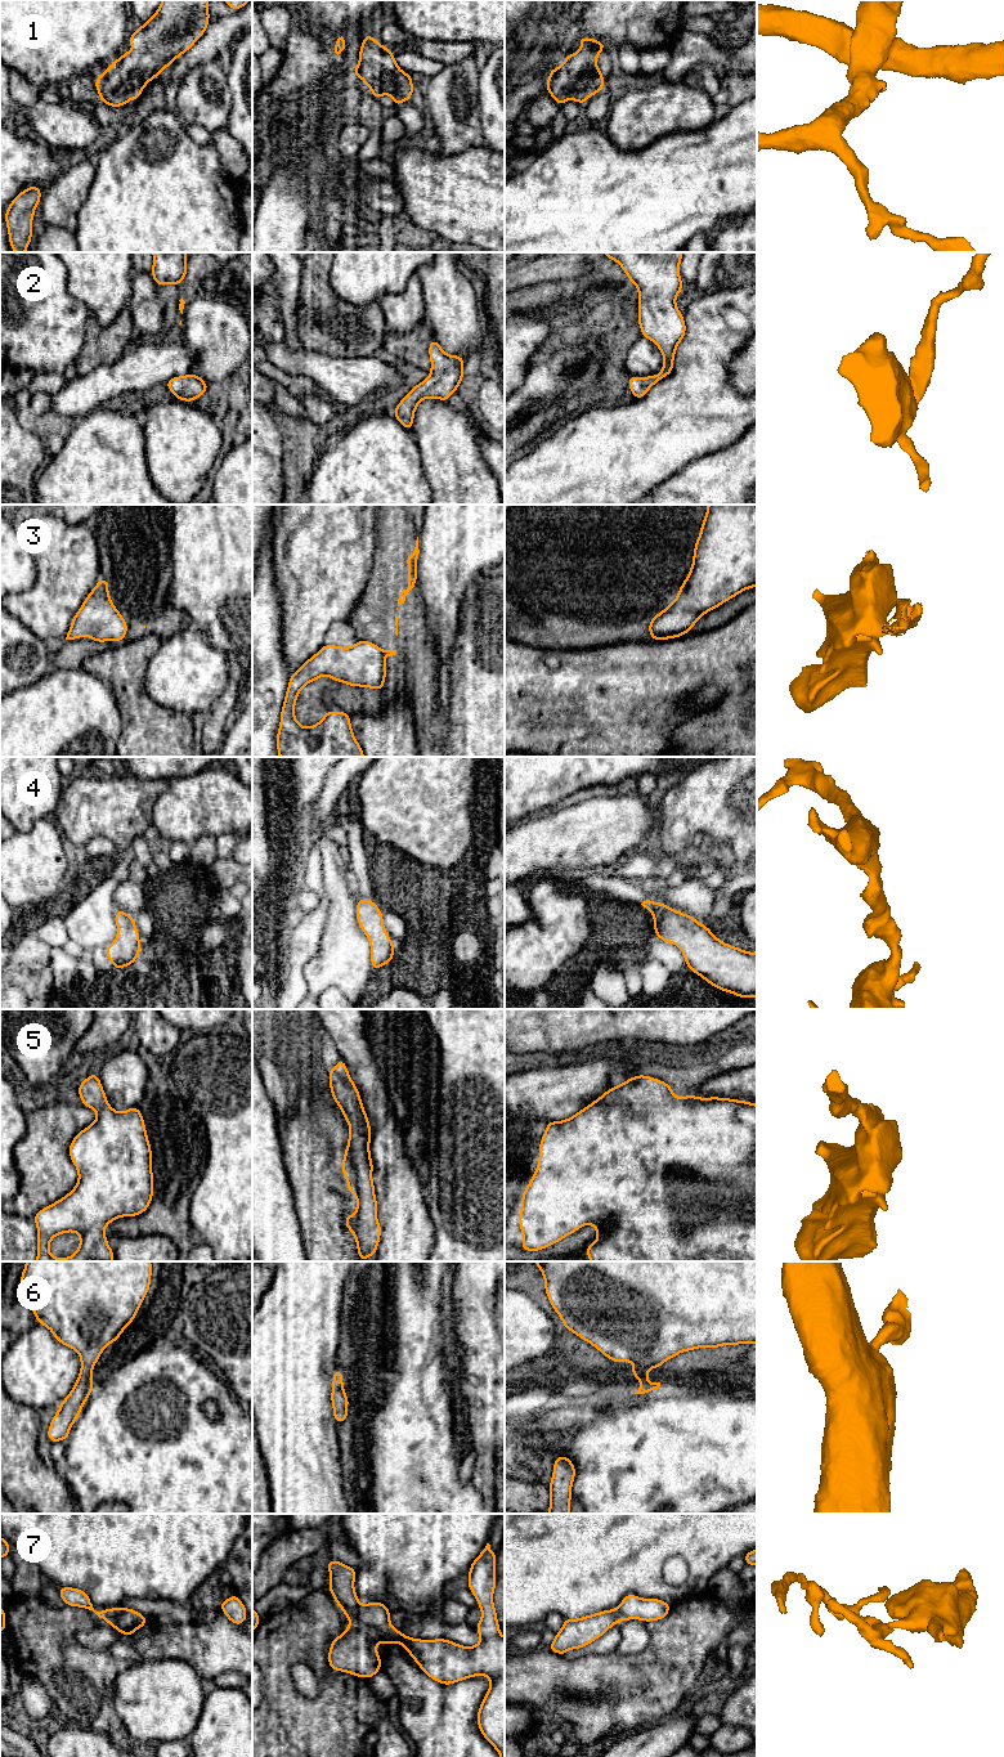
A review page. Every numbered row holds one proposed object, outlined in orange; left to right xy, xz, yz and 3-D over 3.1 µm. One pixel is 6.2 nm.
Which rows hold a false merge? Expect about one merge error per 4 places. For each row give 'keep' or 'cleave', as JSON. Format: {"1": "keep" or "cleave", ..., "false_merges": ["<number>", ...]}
{"1": "keep", "2": "keep", "3": "cleave", "4": "keep", "5": "keep", "6": "keep", "7": "cleave", "false_merges": ["3", "7"]}

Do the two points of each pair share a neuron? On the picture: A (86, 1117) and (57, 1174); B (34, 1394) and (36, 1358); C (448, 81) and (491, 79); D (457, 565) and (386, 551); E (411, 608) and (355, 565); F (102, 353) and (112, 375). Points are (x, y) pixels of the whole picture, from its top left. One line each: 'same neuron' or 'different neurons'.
A: same neuron
B: same neuron
C: different neurons
D: different neurons
E: different neurons
F: different neurons

